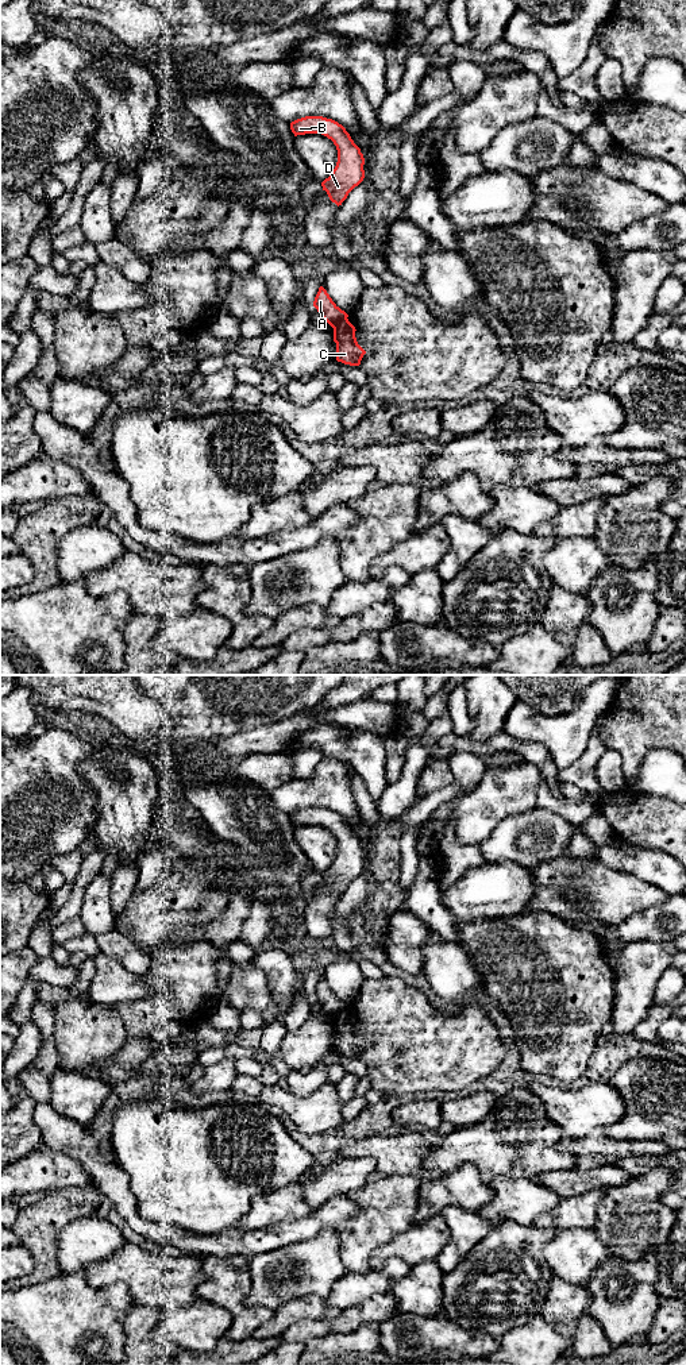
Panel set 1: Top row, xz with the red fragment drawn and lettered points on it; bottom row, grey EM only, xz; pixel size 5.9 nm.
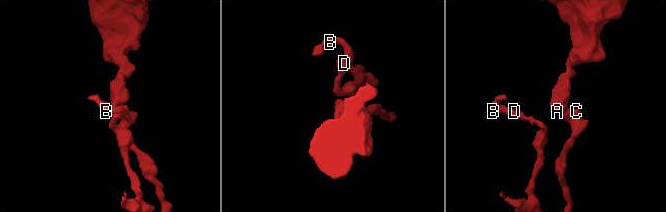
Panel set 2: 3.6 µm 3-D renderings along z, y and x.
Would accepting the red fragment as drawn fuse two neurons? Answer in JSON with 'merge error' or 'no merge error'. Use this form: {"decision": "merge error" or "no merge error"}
{"decision": "merge error"}

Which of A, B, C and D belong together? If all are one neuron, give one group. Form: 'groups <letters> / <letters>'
groups A / B C D

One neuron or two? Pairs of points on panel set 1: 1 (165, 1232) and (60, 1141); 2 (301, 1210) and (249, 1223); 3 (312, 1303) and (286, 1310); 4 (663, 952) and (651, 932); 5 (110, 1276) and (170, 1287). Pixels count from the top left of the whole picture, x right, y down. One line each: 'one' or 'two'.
1: one
2: one
3: one
4: two
5: one

